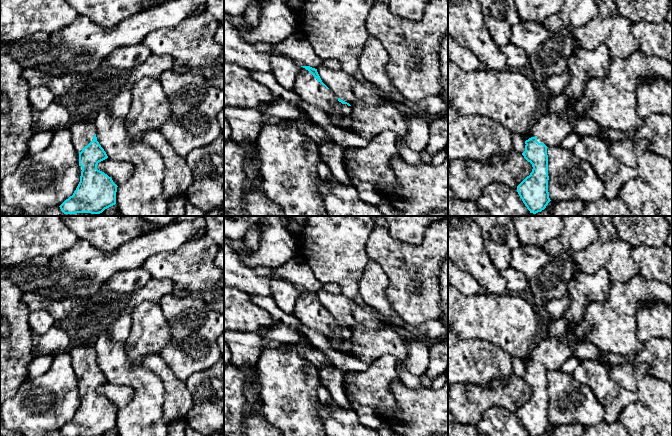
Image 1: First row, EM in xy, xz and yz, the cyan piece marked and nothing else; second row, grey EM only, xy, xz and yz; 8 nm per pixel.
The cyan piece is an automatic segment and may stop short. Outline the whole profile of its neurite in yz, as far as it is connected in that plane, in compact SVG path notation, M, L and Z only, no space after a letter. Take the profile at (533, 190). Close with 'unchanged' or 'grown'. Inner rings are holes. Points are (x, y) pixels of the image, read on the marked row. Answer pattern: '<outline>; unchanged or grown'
M569 106L561 114L546 114L531 127L531 137L525 141L524 158L532 164L532 172L518 186L517 192L523 203L536 214L551 201L548 192L549 146L558 146L573 132L573 126L582 118Z; grown

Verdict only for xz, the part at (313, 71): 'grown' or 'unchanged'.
grown

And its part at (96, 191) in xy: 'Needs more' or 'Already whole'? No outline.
Needs more

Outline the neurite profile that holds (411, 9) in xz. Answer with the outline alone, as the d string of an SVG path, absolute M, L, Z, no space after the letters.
M387 0L389 10L403 18L421 20L425 7L431 0Z

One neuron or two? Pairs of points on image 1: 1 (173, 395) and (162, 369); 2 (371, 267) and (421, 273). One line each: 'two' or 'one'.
1: one
2: two

